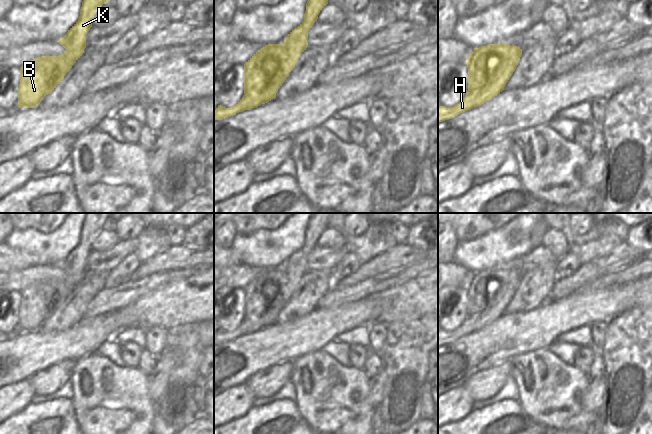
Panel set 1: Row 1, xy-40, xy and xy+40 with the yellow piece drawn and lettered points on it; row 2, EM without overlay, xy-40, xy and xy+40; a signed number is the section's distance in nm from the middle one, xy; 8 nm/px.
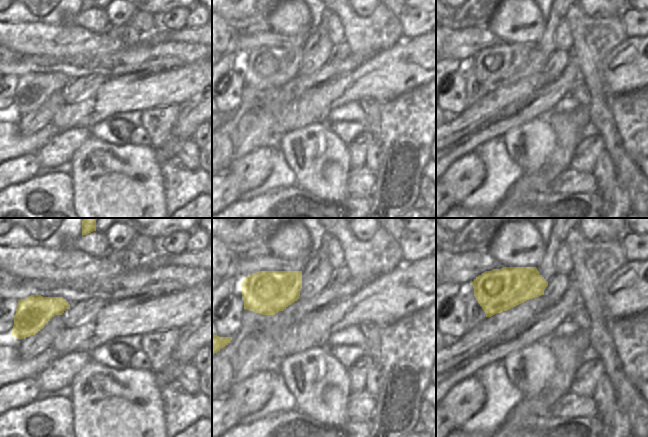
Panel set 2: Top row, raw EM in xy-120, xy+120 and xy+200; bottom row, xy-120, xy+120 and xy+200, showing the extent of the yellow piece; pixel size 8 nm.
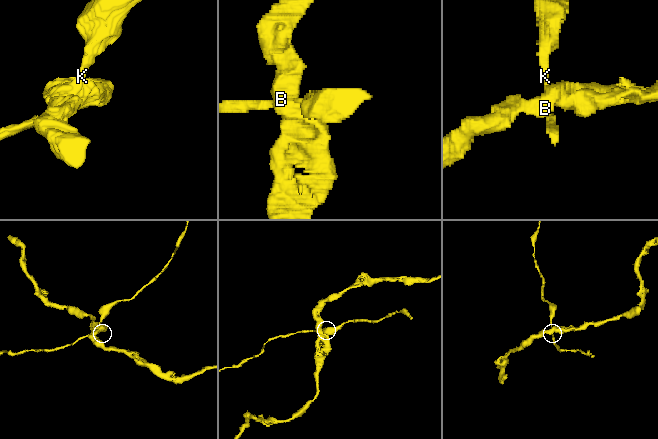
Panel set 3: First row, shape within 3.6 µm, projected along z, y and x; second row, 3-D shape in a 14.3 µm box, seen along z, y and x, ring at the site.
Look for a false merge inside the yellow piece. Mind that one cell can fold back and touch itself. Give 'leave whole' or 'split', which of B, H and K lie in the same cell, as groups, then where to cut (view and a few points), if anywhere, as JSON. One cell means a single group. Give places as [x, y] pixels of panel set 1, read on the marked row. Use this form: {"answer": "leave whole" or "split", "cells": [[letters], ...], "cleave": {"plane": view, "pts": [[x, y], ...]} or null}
{"answer": "split", "cells": [["B"], ["H", "K"]], "cleave": {"plane": "xy", "pts": [[284, 44], [289, 57], [283, 71], [256, 95], [244, 94]]}}

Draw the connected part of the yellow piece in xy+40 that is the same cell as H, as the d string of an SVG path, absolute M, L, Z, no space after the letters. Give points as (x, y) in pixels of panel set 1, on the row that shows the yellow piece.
M511 63L505 64L500 69L498 75L485 88L481 90L471 92L470 86L468 85L468 91L464 99L459 104L451 108L447 108L445 106L438 107L438 123L449 120L477 106L481 106L485 102L500 94L504 90L506 83L510 79L515 69L515 65Z

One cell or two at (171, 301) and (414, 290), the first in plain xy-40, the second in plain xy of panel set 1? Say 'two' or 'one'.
one

